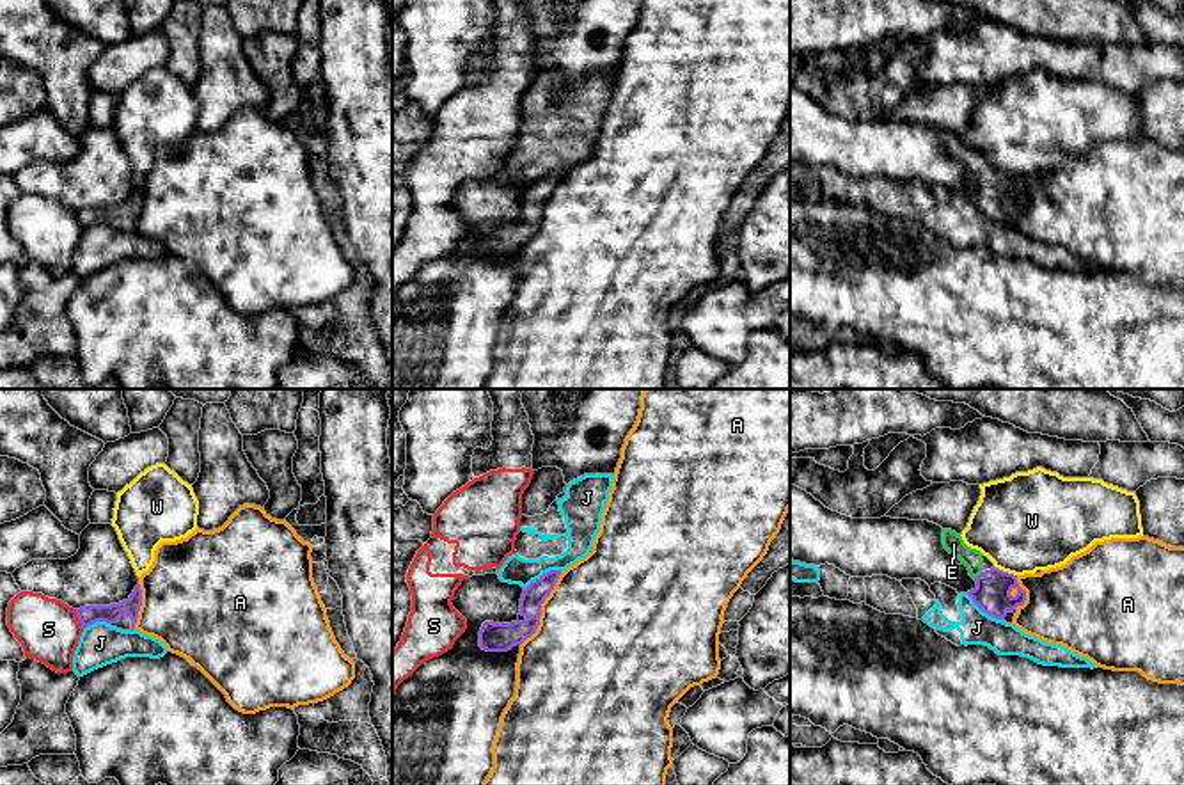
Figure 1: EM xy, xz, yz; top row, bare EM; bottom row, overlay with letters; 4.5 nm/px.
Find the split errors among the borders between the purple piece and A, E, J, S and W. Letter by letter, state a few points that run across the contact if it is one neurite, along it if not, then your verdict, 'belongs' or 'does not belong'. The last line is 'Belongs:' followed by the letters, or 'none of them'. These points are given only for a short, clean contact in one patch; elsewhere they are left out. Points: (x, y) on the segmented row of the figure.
A: does not belong
E: line yz (993, 588), (978, 576), (975, 565), (954, 544); belongs
J: does not belong
S: does not belong
W: line yz (996, 567), (1016, 576); does not belong
Belongs: E

